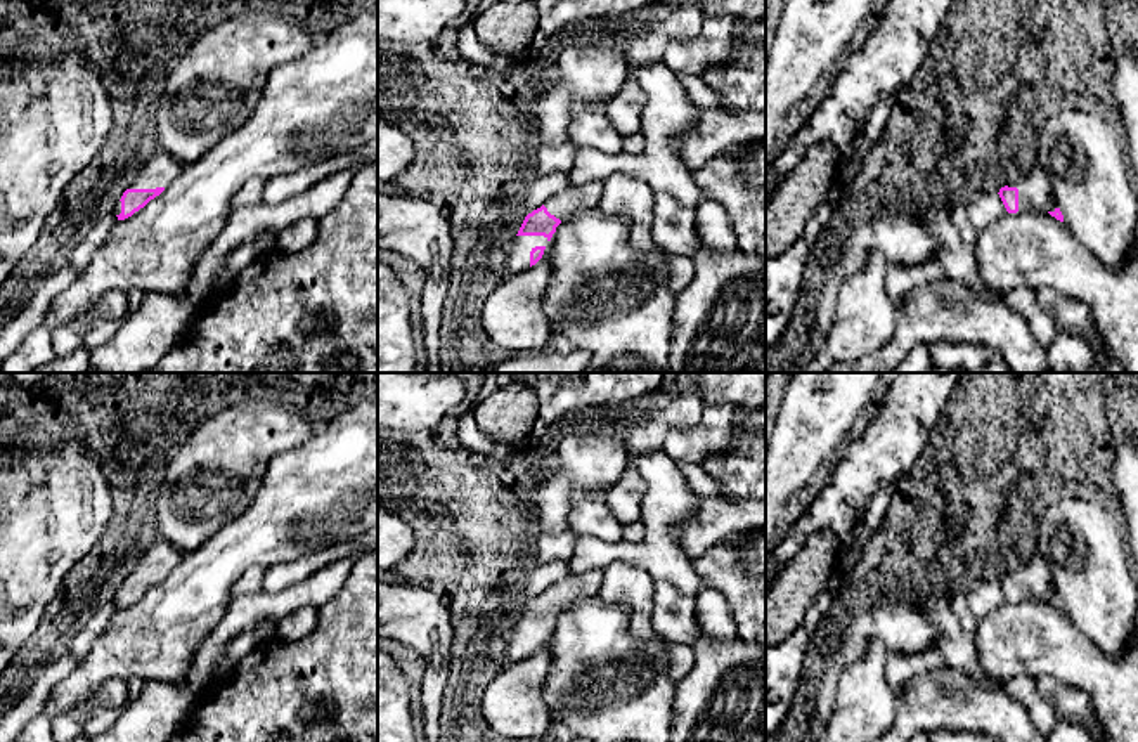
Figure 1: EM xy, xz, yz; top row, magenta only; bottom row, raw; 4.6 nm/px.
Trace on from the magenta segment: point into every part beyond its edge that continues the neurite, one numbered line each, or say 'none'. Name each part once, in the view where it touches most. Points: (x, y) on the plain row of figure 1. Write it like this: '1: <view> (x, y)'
1: xz (518, 642)

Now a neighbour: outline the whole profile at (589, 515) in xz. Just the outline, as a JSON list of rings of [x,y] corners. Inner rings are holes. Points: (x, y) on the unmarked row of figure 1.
[[[575,491],[570,499],[568,527],[577,536],[594,536],[606,543],[622,539],[622,524],[606,504],[606,491]]]

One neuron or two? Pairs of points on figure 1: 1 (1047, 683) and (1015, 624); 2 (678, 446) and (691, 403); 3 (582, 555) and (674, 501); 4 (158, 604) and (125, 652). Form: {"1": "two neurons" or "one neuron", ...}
{"1": "two neurons", "2": "two neurons", "3": "one neuron", "4": "one neuron"}

